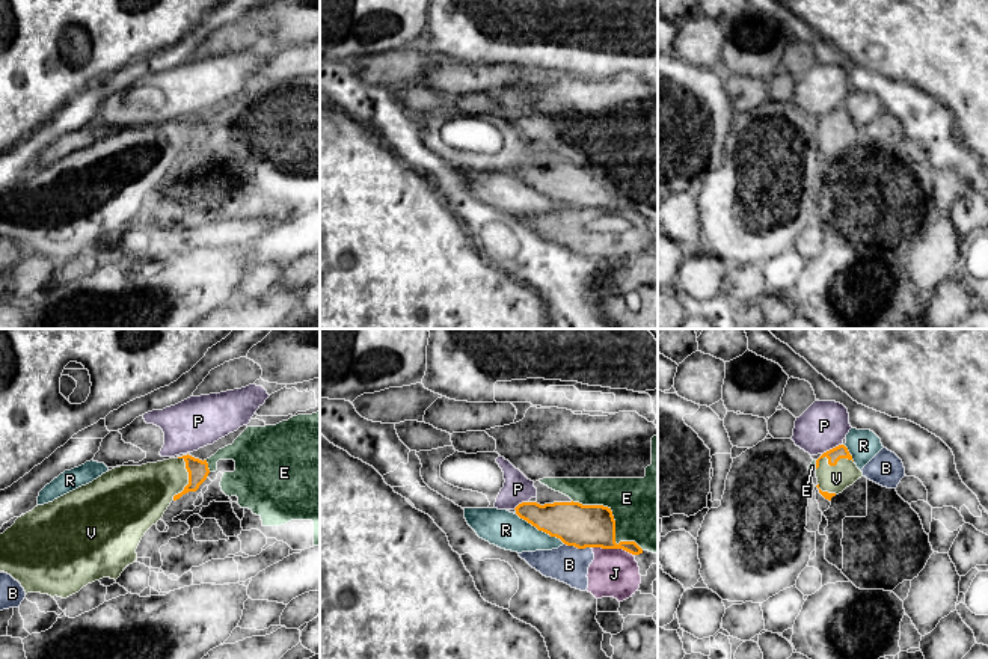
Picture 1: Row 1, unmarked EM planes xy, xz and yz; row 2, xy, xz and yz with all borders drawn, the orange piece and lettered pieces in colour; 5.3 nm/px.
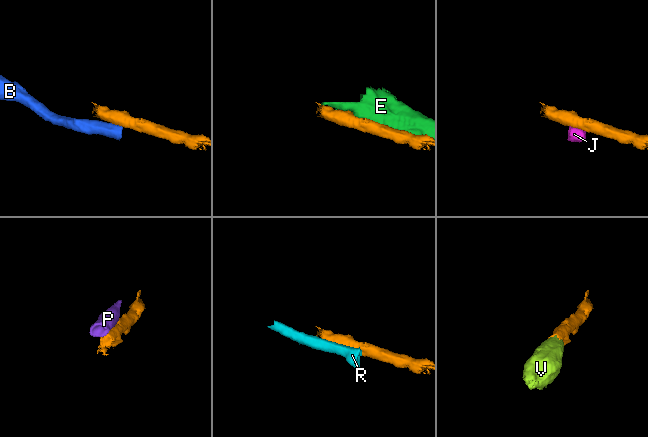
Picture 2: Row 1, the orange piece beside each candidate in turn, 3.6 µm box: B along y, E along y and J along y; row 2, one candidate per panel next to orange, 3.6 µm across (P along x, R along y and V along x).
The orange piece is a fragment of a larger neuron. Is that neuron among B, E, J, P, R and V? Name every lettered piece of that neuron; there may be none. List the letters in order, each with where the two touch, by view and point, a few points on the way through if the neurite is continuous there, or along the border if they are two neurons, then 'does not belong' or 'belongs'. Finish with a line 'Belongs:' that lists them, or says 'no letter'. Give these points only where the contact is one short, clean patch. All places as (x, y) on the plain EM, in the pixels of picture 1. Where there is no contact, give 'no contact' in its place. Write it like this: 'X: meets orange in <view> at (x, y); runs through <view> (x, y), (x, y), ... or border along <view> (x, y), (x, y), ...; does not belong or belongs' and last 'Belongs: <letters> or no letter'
B: meets orange in xz at (578, 210); border along xz (564, 205), (590, 210); does not belong
E: meets orange in xz at (614, 183); does not belong
J: meets orange in xz at (613, 210); border along xz (592, 208), (622, 210), (632, 217); does not belong
P: meets orange in yz at (833, 110); does not belong
R: meets orange in xz at (540, 192); does not belong
V: meets orange in xy at (189, 142); runs through xy (198, 133), (189, 142), (168, 142), (144, 154); belongs
Belongs: V

